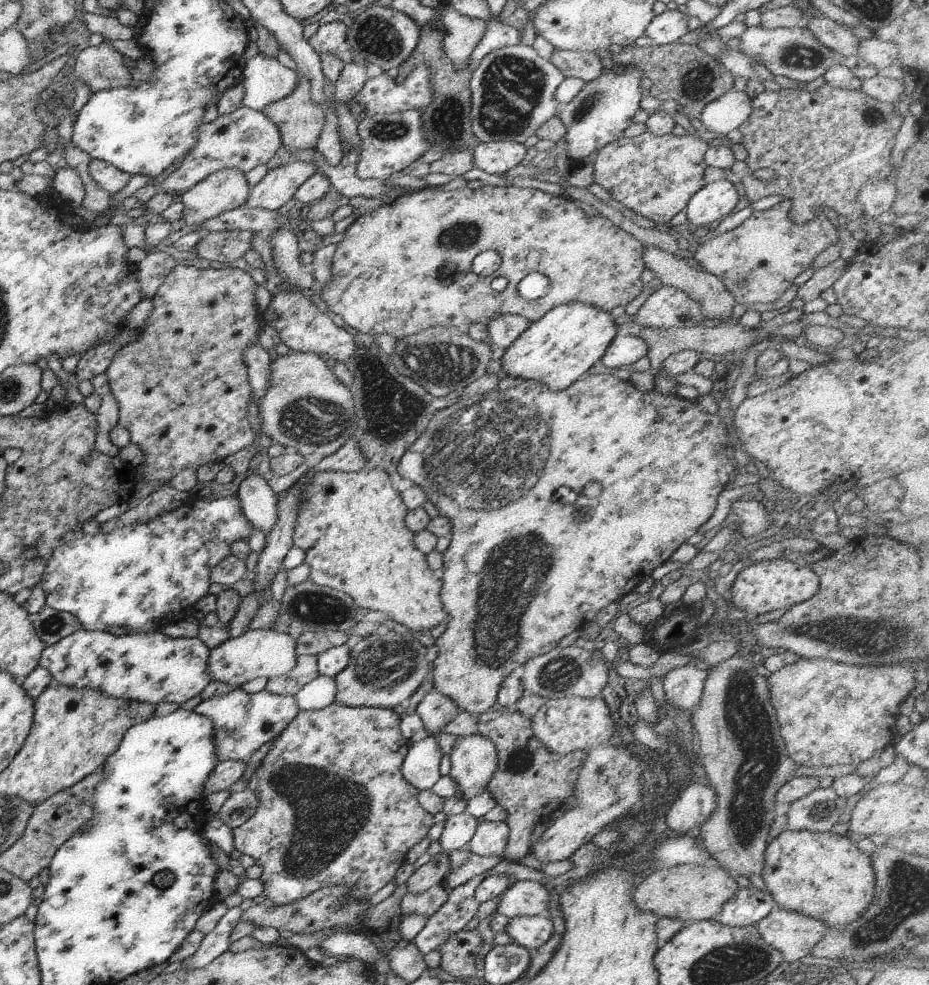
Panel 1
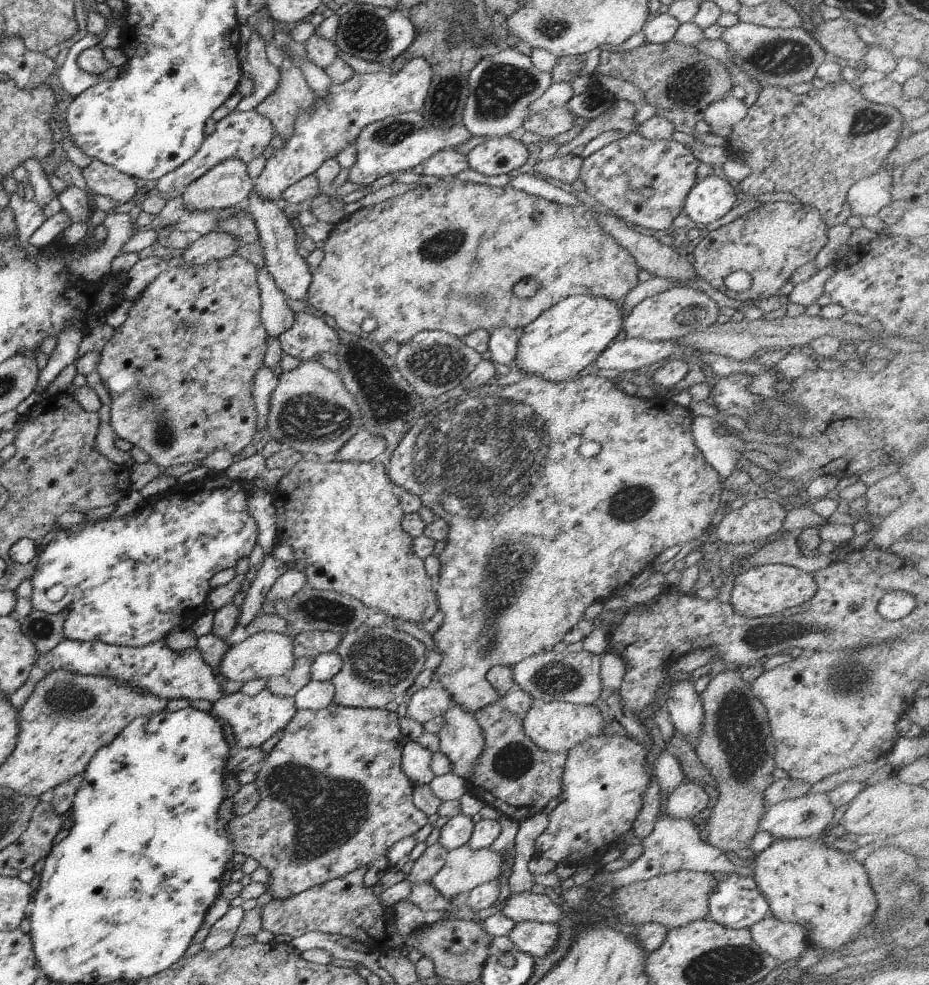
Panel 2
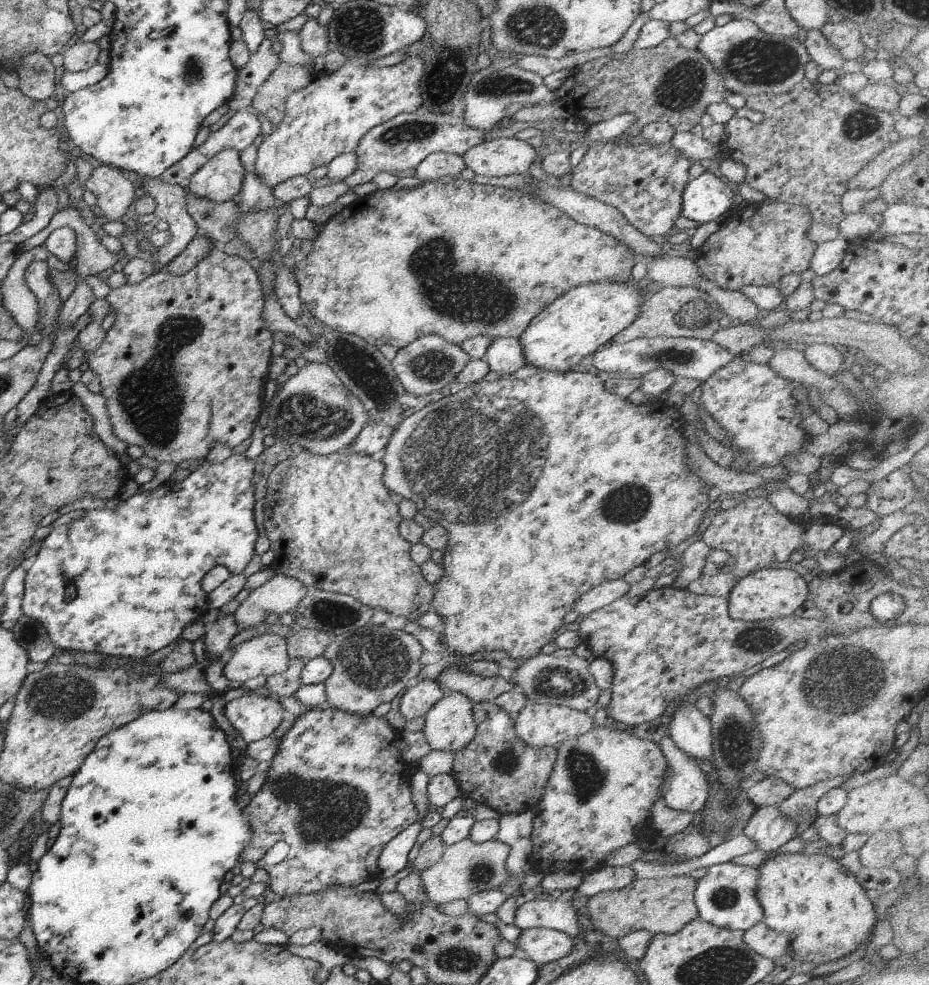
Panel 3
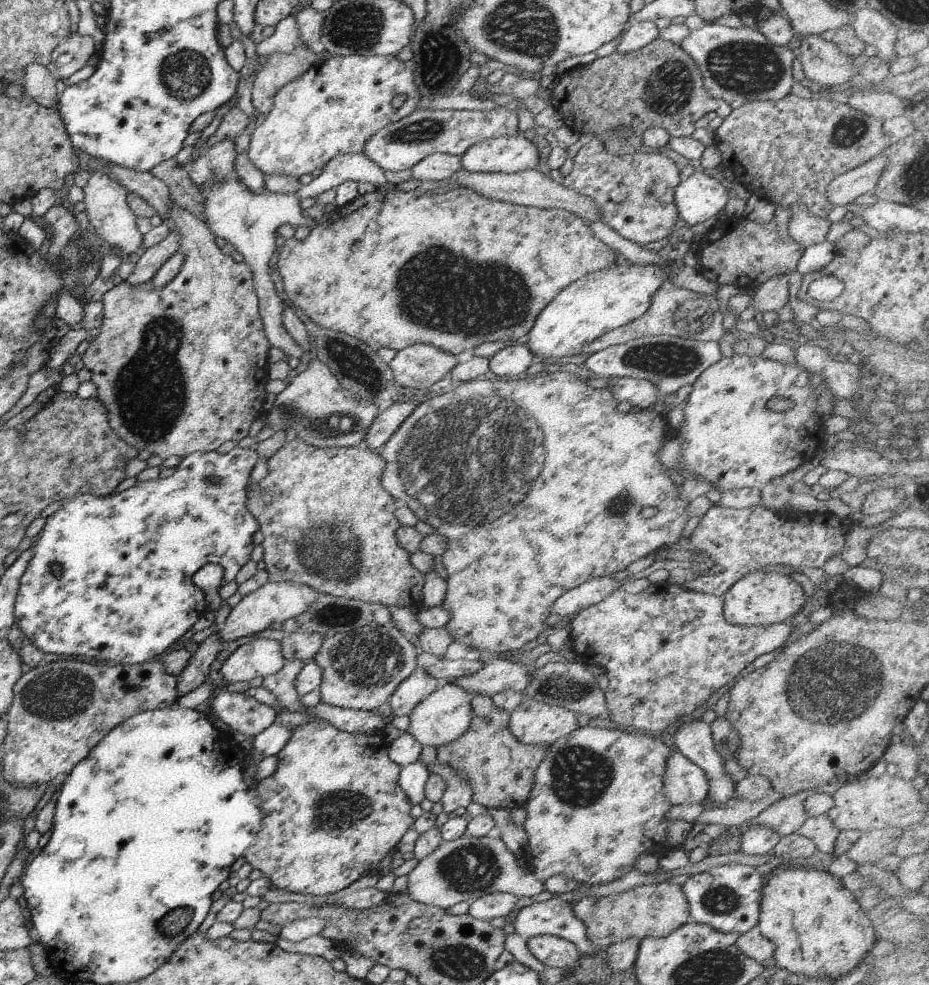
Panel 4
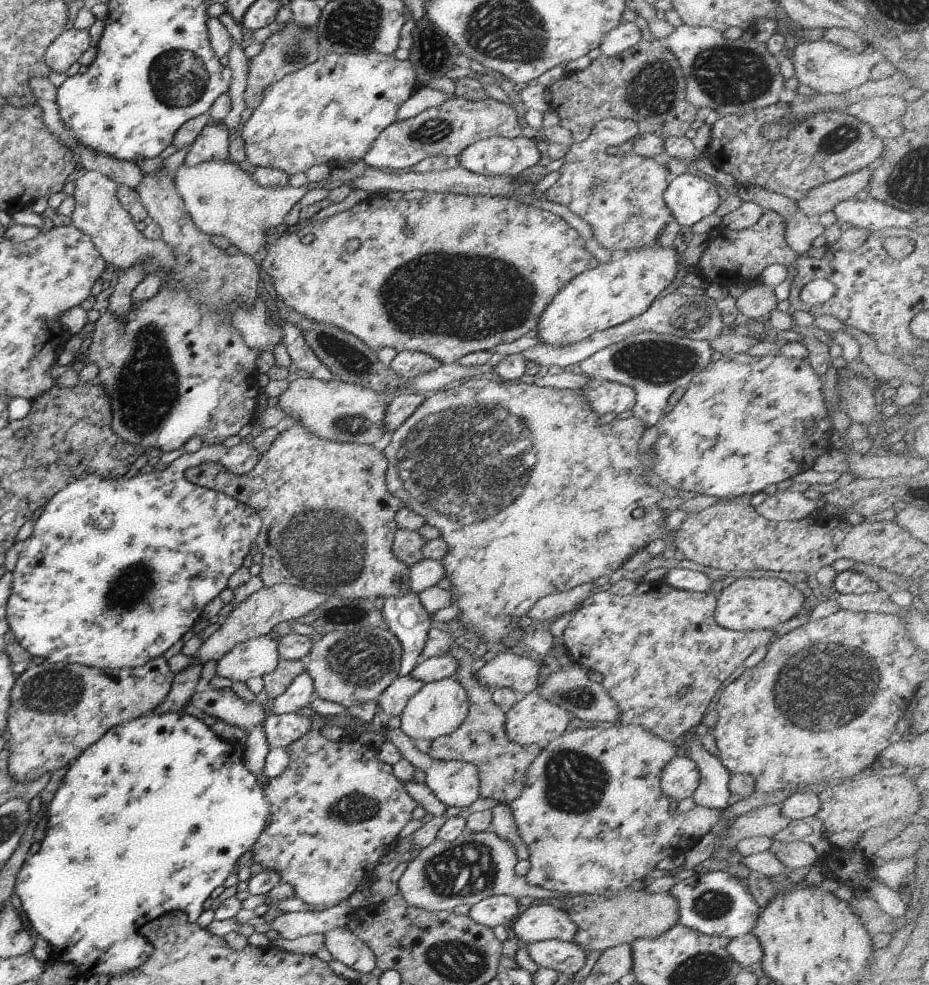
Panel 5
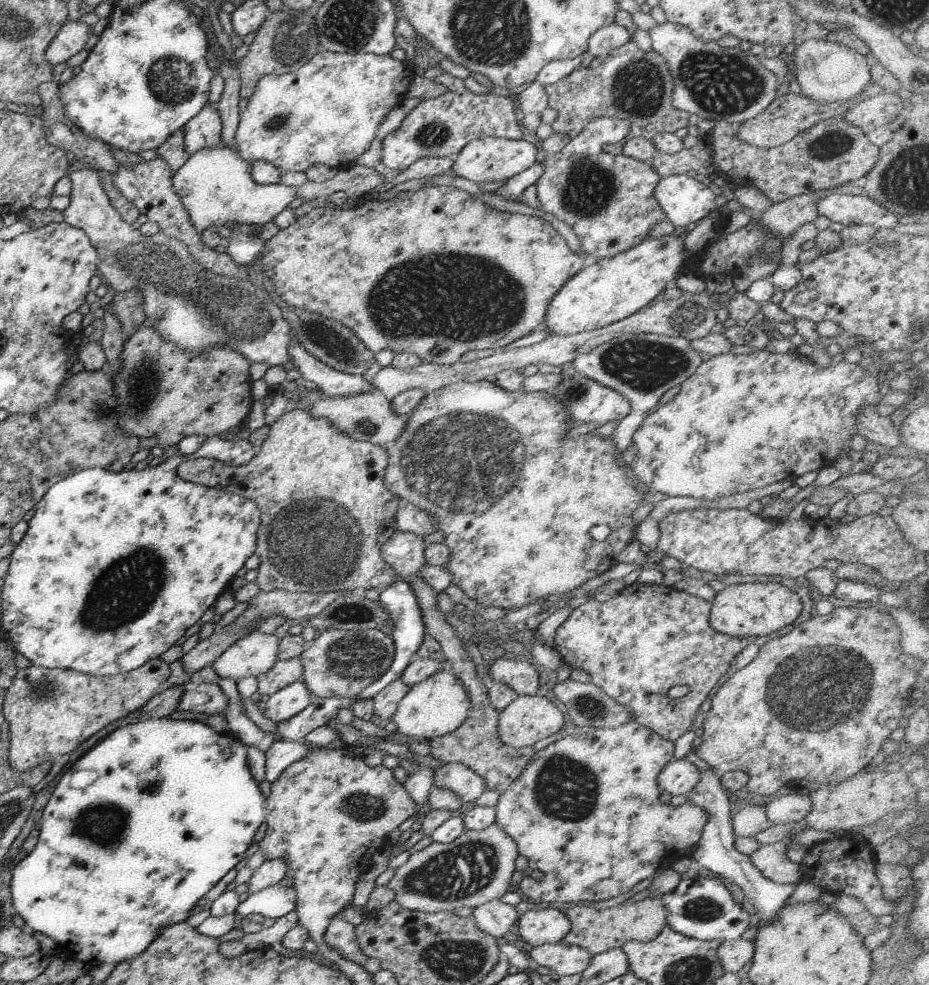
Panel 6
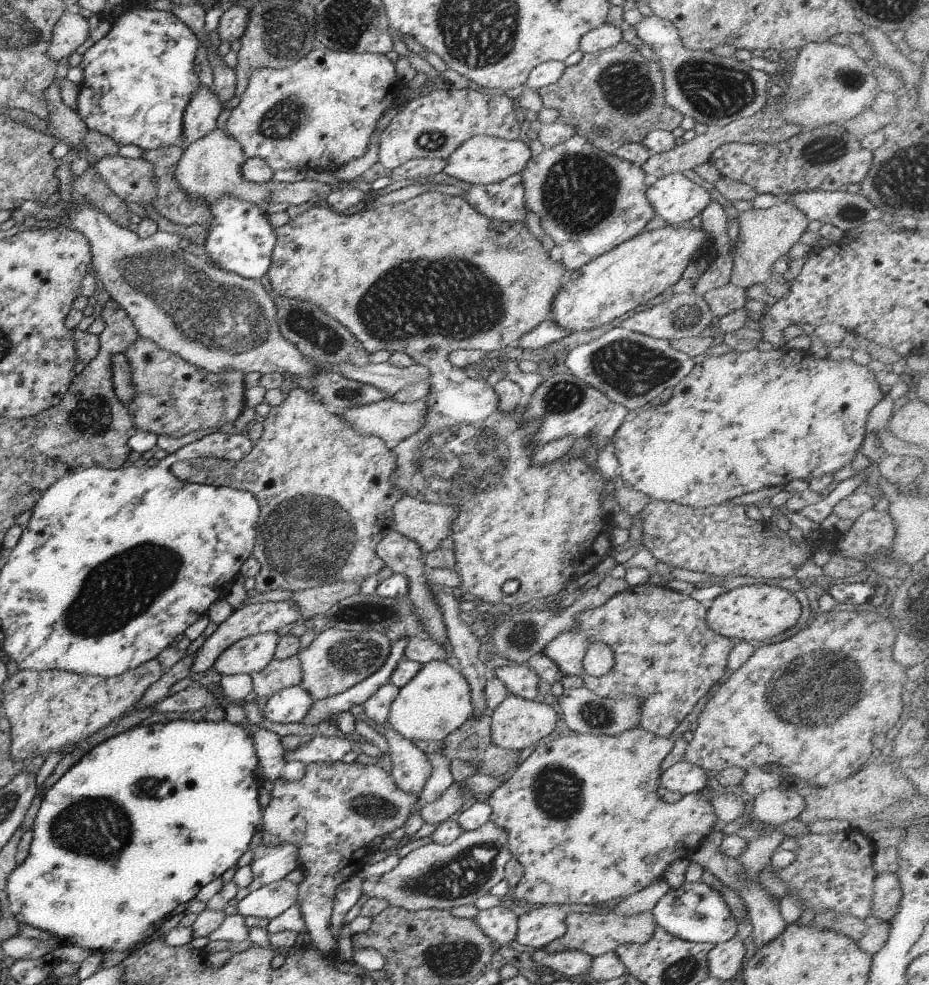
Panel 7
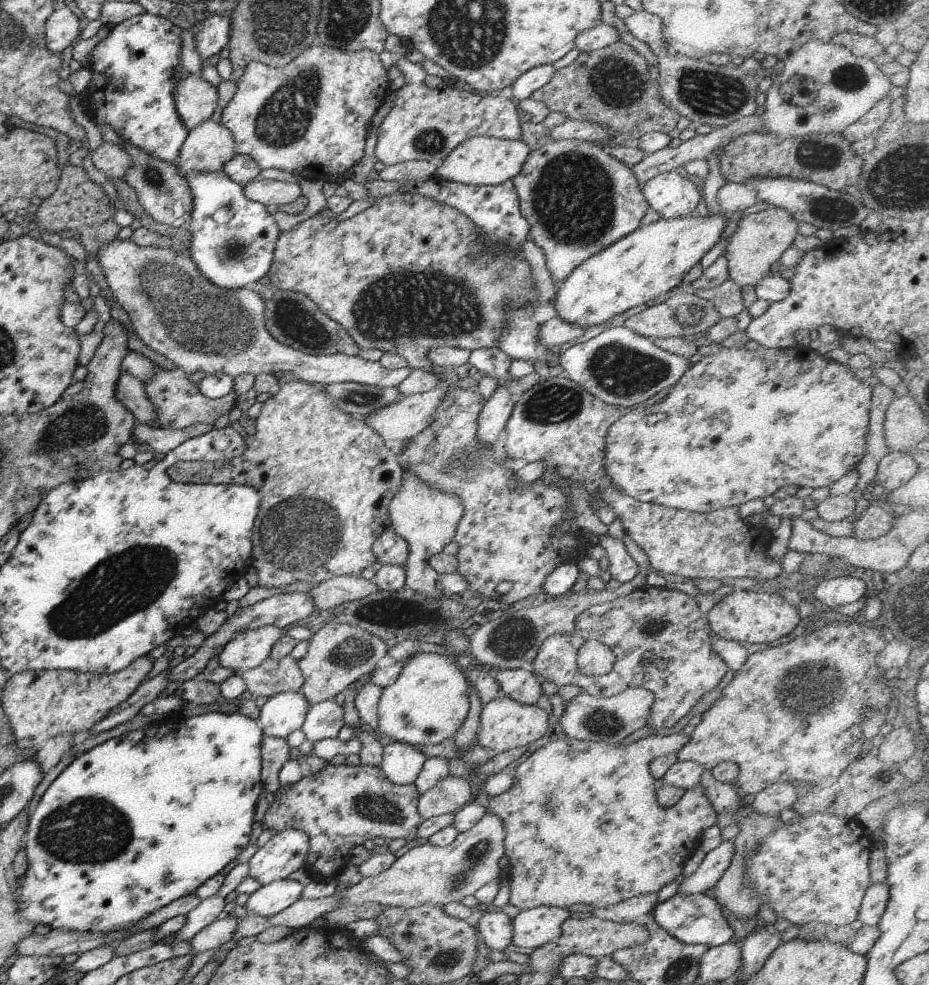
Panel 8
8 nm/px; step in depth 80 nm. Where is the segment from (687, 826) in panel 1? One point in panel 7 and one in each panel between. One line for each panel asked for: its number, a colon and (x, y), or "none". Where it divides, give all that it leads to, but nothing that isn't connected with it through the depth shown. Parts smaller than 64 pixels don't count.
2: (687, 800)
3: (687, 791)
4: (683, 782)
5: (679, 778)
6: (677, 778)
7: (682, 777)

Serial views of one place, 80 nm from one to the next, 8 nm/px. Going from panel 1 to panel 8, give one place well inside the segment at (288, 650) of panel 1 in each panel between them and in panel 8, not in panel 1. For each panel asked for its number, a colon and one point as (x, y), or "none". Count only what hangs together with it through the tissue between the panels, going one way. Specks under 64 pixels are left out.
2: (266, 654)
3: (265, 655)
4: (260, 658)
5: (255, 657)
6: (254, 654)
7: (247, 655)
8: (246, 651)

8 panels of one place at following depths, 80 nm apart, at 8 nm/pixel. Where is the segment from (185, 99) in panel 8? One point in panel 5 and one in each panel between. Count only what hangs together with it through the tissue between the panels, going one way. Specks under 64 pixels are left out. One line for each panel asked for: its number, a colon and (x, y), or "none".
5: (211, 143)
6: (202, 131)
7: (199, 117)

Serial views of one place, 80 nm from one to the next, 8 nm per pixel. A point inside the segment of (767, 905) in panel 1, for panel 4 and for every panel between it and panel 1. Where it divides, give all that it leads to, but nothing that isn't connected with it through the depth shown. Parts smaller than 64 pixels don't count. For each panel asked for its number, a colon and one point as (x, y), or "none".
2: (735, 903)
3: (725, 896)
4: (726, 898)

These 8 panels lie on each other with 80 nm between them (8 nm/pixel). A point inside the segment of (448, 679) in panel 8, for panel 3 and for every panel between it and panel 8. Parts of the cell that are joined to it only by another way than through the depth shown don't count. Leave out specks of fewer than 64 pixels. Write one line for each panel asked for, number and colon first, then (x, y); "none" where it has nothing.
3: (448, 725)
4: (443, 717)
5: (438, 708)
6: (438, 705)
7: (436, 701)

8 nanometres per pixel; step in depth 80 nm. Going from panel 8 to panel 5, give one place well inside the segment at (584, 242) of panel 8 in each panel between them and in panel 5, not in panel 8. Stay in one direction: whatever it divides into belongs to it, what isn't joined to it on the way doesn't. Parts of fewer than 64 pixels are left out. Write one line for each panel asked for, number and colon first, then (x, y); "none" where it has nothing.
5: (619, 196)
6: (607, 201)
7: (589, 202)

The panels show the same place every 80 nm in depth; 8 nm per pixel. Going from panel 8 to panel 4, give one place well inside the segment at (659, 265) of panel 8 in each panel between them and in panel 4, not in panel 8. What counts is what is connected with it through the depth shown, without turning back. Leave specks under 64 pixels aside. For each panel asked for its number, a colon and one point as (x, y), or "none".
4: (601, 301)
5: (606, 295)
6: (606, 291)
7: (619, 280)

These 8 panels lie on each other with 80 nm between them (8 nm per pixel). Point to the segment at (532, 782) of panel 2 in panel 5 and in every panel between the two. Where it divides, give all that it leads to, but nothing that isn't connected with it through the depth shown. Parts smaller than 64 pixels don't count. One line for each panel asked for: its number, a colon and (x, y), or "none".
3: (496, 769)
4: (500, 769)
5: (480, 740)

